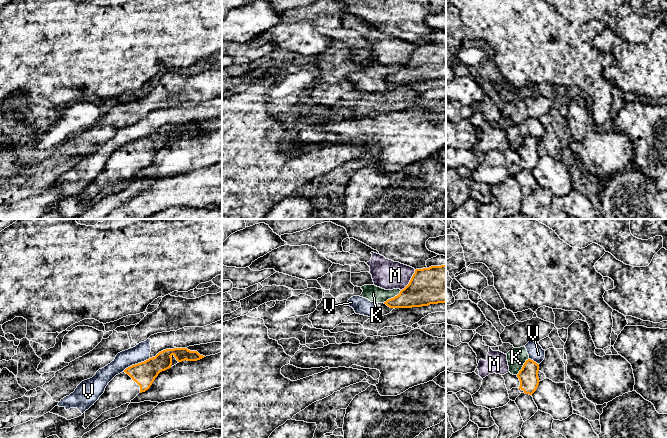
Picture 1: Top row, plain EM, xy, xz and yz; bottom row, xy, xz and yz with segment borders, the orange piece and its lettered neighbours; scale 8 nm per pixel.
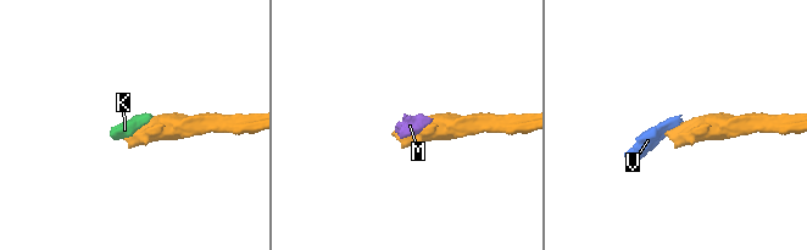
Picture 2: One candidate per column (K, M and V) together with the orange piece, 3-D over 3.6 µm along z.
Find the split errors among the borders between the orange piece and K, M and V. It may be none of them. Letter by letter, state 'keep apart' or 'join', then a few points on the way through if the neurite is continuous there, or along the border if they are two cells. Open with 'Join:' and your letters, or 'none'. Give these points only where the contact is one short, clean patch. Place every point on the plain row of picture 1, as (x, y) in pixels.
Join: none
K: keep apart
M: keep apart; border along xz (415, 46), (410, 57), (401, 66)
V: keep apart; border along xy (149, 133), (128, 142), (123, 147)

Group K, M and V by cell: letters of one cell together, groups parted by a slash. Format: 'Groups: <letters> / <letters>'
Groups: K V / M

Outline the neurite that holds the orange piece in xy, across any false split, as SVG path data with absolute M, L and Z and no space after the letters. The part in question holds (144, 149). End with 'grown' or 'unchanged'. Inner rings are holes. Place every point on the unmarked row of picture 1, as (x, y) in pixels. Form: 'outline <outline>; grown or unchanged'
outline M187 124L166 125L155 133L126 144L108 159L104 169L85 187L83 203L86 205L102 189L130 179L139 169L148 166L160 148L171 144L172 131L178 138L197 137L205 133Z; grown

